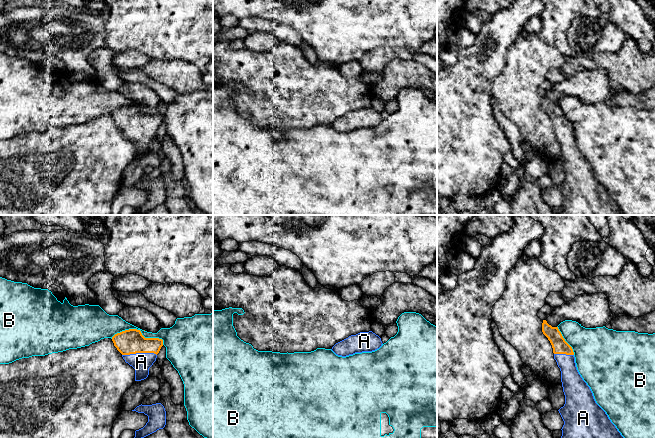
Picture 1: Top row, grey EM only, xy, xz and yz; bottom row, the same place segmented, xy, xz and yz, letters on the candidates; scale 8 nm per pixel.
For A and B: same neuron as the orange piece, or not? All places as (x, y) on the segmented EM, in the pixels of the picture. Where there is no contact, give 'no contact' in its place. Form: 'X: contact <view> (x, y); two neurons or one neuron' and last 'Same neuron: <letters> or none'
A: contact xy (139, 352); one neuron
B: contact xy (139, 330); two neurons
Same neuron: A

